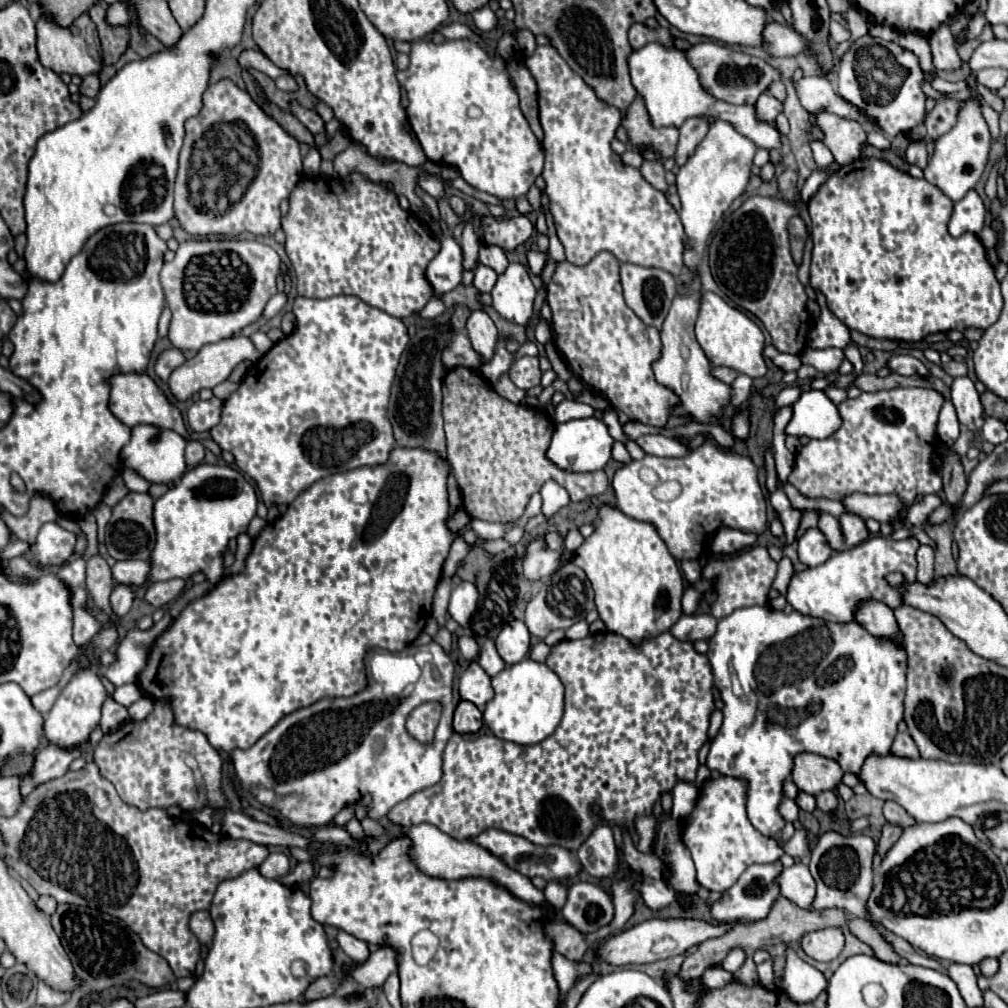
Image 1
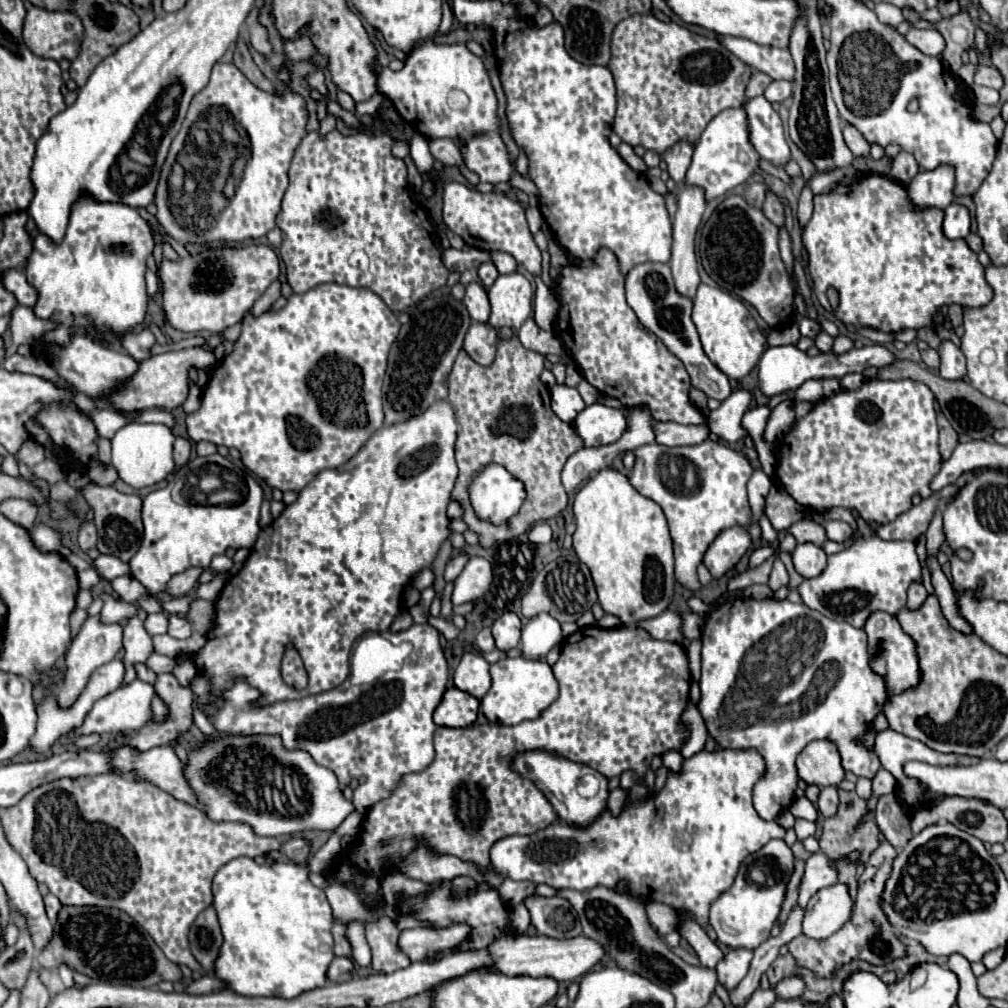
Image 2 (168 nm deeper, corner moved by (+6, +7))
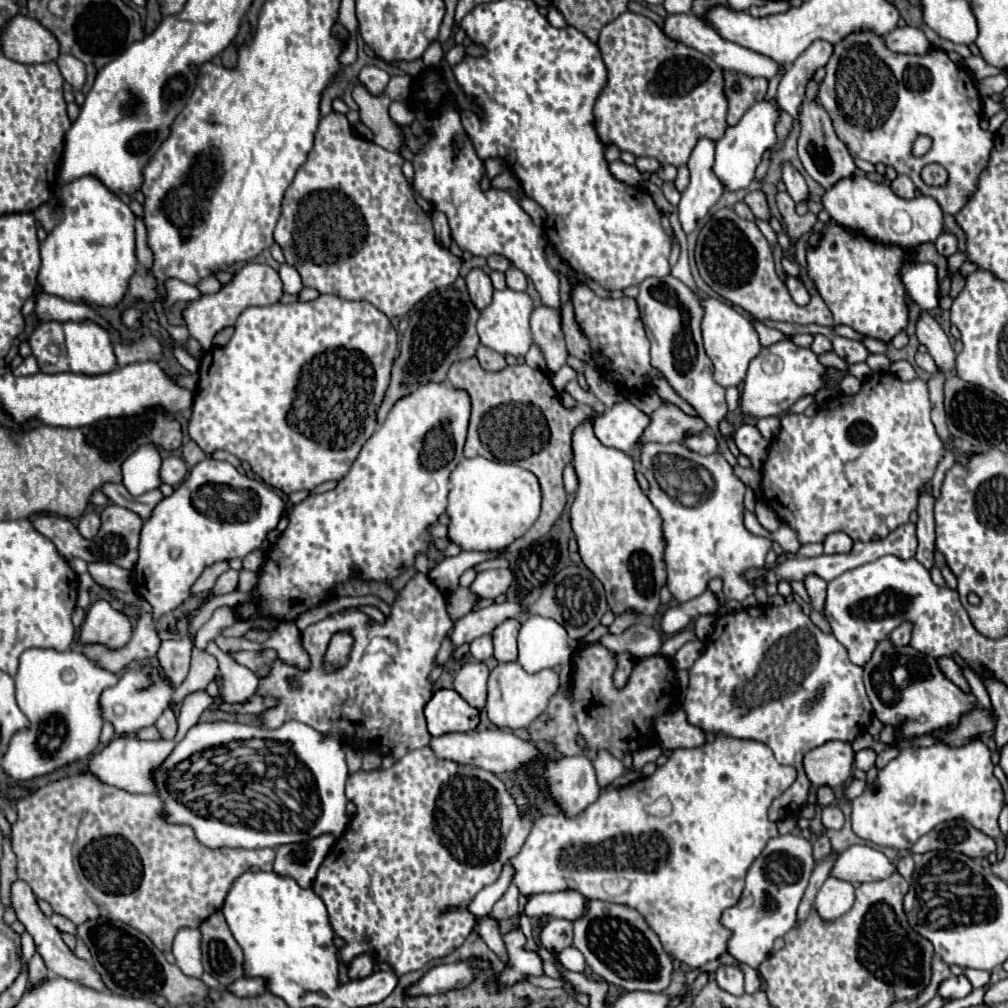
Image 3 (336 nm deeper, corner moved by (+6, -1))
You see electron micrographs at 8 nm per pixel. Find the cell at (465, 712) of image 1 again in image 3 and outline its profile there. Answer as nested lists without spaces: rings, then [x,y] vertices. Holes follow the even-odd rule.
[[[437,690],[425,706],[425,718],[431,736],[471,732],[479,724],[479,710],[469,706],[455,690]]]

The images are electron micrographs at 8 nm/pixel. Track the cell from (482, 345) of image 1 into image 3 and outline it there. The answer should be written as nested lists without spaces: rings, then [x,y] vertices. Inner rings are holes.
[[[475,268],[475,270],[471,270],[467,274],[465,282],[467,282],[469,298],[475,304],[475,308],[485,310],[489,306],[489,302],[491,302],[491,296],[493,296],[493,286],[489,282],[489,276],[483,270]]]

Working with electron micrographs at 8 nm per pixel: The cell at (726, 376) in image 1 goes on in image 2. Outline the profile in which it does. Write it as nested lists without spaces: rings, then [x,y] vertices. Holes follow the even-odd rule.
[[[643,262],[643,264],[635,266],[627,274],[625,290],[627,290],[627,302],[633,308],[633,312],[637,314],[639,322],[647,330],[651,330],[667,346],[667,350],[673,356],[677,356],[683,362],[685,370],[691,376],[691,386],[705,392],[707,398],[715,398],[715,400],[723,402],[731,394],[729,378],[699,348],[699,334],[697,334],[697,330],[691,322],[693,300],[677,294],[669,266],[667,264],[655,264],[655,262]]]

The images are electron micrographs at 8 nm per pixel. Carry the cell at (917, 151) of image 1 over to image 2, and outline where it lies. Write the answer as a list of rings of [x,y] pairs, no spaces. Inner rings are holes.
[[[899,152],[895,158],[893,158],[893,164],[891,164],[891,172],[887,174],[891,180],[895,182],[901,182],[903,186],[907,186],[915,174],[919,172],[919,166],[915,162],[915,158],[909,154],[909,152]]]

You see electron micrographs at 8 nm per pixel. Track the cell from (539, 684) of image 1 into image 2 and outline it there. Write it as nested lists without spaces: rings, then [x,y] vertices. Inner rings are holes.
[[[503,658],[497,664],[491,664],[493,684],[481,700],[481,710],[493,724],[513,726],[523,720],[533,720],[545,710],[557,696],[559,686],[553,676],[551,666],[545,660],[527,660],[527,658]]]

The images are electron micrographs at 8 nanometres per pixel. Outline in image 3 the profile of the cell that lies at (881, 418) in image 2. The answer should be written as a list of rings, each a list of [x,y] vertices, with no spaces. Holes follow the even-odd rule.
[[[871,374],[859,394],[855,396],[835,396],[831,402],[827,402],[825,406],[819,408],[819,412],[813,416],[813,418],[807,418],[805,414],[783,414],[781,416],[781,430],[777,434],[777,438],[771,442],[769,446],[769,456],[763,464],[763,480],[761,480],[761,490],[763,490],[763,498],[765,498],[765,504],[775,510],[775,514],[779,516],[779,520],[783,524],[789,524],[797,536],[799,536],[799,542],[801,544],[807,544],[807,542],[823,542],[827,538],[827,534],[831,532],[837,532],[837,530],[843,530],[847,532],[853,540],[861,538],[861,540],[873,540],[873,538],[883,538],[885,534],[893,532],[897,526],[909,522],[909,514],[917,508],[917,502],[919,502],[919,496],[923,494],[925,486],[931,482],[943,454],[945,454],[945,448],[941,444],[941,440],[937,438],[937,432],[933,428],[933,422],[931,422],[931,404],[929,404],[929,392],[927,392],[927,384],[923,380],[911,380],[911,382],[903,382],[899,380],[895,374]]]

